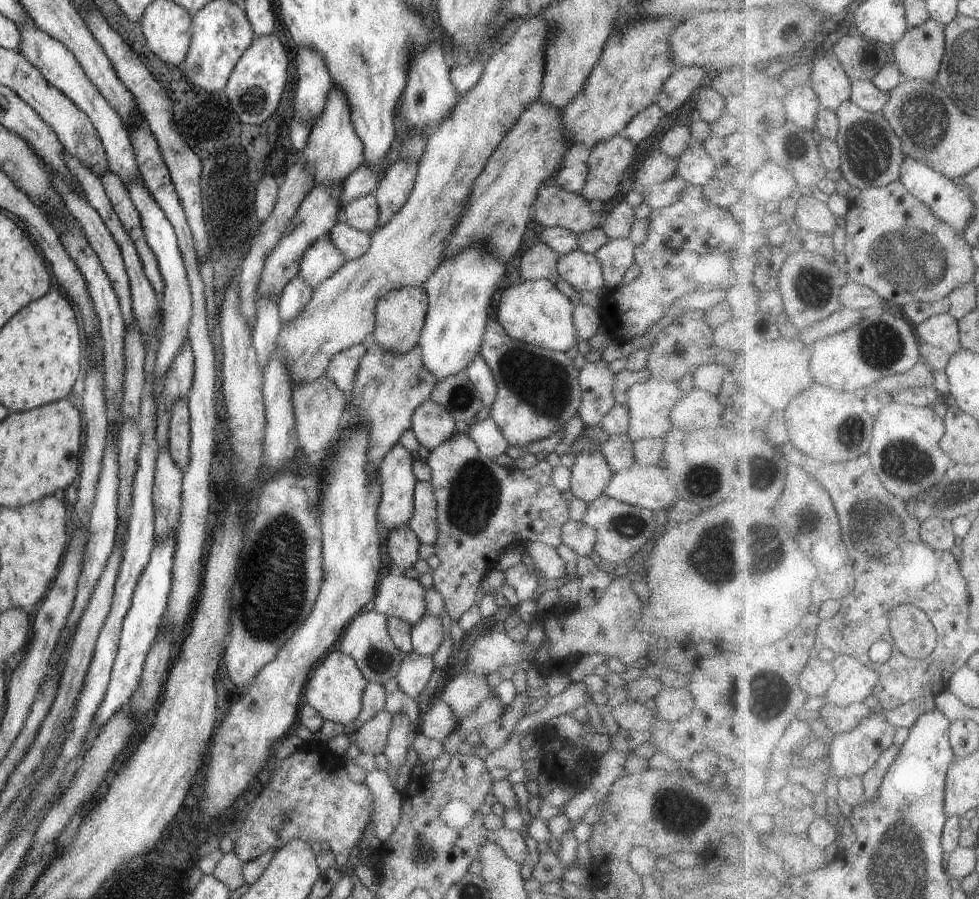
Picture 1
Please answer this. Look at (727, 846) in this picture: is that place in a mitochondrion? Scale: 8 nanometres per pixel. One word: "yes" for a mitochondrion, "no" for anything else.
no

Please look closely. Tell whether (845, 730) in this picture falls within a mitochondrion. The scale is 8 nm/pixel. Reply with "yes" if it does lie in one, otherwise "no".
no

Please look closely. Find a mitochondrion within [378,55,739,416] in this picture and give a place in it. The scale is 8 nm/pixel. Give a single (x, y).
(461, 397)

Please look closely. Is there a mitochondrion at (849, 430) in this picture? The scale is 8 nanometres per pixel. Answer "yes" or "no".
yes

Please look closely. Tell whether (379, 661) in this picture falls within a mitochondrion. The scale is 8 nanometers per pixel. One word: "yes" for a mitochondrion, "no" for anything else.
yes

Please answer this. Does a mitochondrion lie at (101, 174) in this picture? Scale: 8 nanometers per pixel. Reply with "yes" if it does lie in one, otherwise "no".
no

